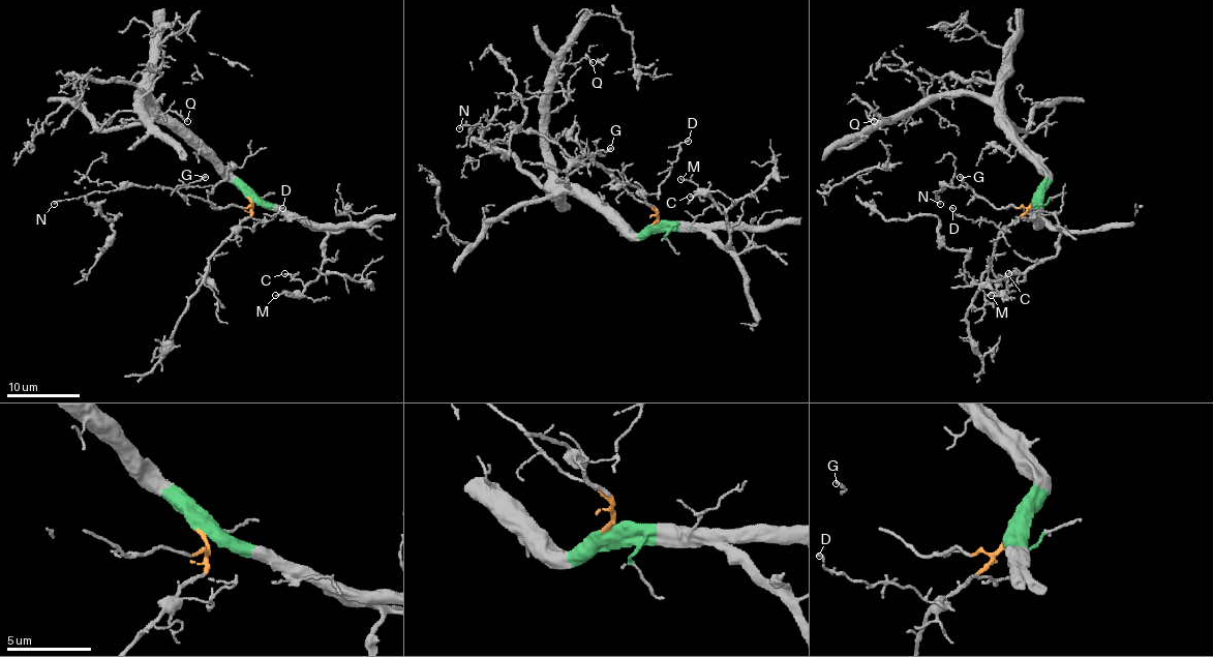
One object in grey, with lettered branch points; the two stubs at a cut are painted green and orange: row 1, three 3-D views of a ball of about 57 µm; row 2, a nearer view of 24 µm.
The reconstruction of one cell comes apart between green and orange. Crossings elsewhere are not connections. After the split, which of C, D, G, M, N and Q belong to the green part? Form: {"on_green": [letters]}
{"on_green": ["C", "M", "Q"]}

